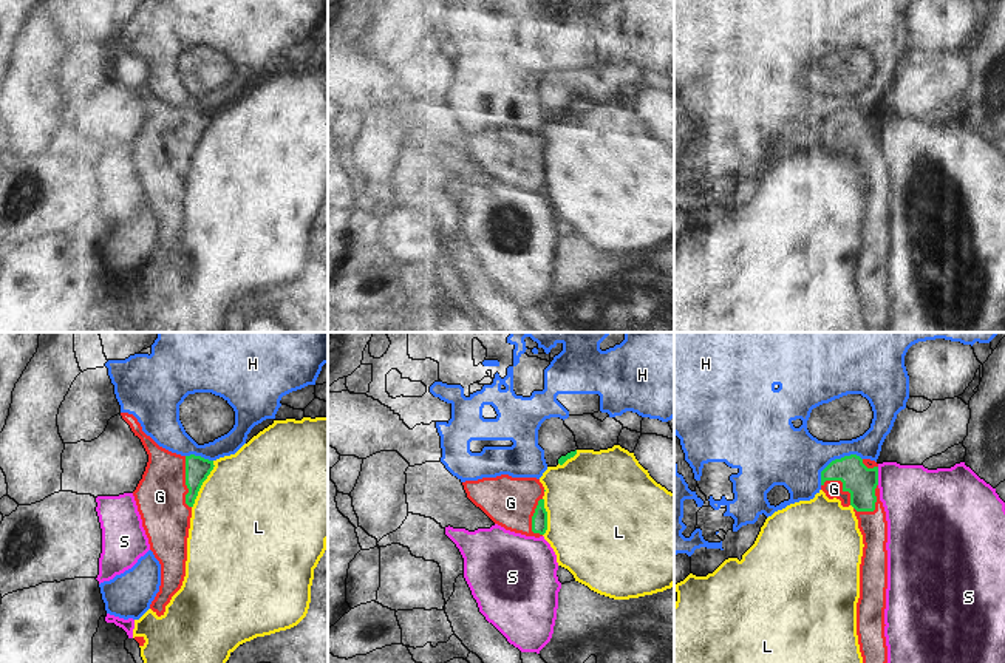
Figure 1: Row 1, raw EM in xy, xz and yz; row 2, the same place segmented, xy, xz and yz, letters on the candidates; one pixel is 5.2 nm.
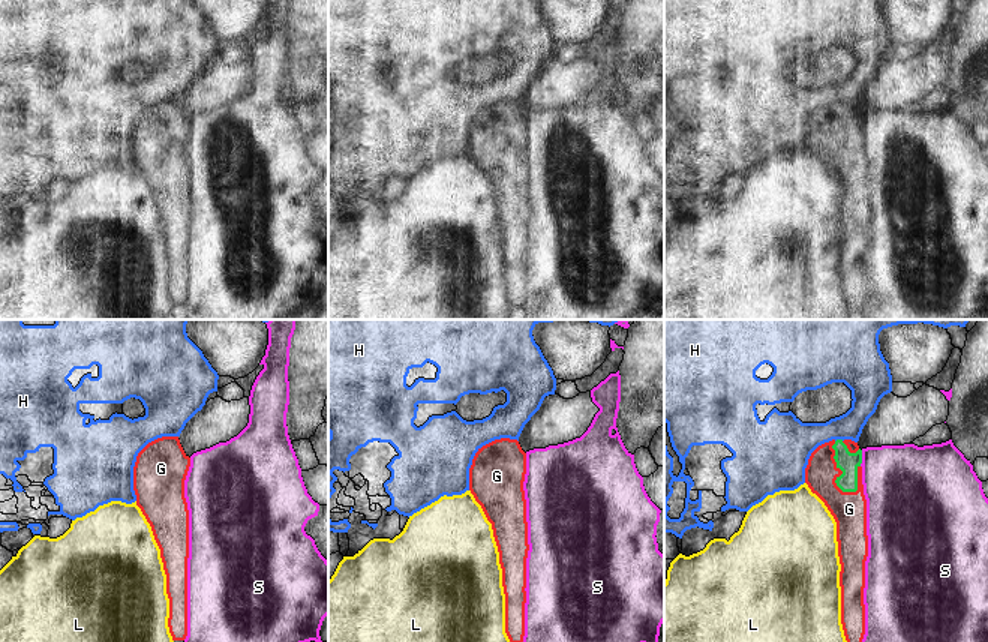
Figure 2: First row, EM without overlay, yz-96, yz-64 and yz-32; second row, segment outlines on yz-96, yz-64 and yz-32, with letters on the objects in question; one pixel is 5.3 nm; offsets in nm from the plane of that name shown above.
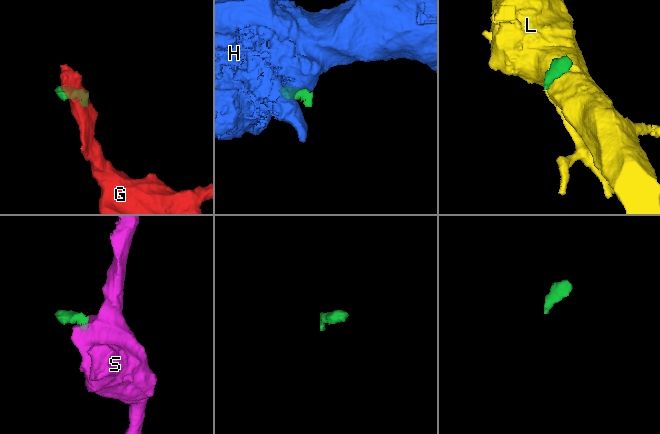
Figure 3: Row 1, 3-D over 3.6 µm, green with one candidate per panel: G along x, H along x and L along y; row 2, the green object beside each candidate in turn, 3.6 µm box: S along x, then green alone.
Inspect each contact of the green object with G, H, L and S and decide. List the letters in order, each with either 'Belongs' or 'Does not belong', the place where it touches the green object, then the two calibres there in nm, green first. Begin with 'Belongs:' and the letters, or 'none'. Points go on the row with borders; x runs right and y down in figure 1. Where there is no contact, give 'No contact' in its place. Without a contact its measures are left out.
Belongs: G
G: Belongs. Touches green at xy (186, 482). Thickness 130 nm (green) against 260 nm
H: Does not belong. Touches green at yz (835, 459). Thickness 160 nm (green) against 320 nm
L: Does not belong. Touches green at xy (201, 484). Thickness 130 nm (green) against 500 nm
S: Does not belong. Touches green at yz (877, 476). Thickness 160 nm (green) against 360 nm

